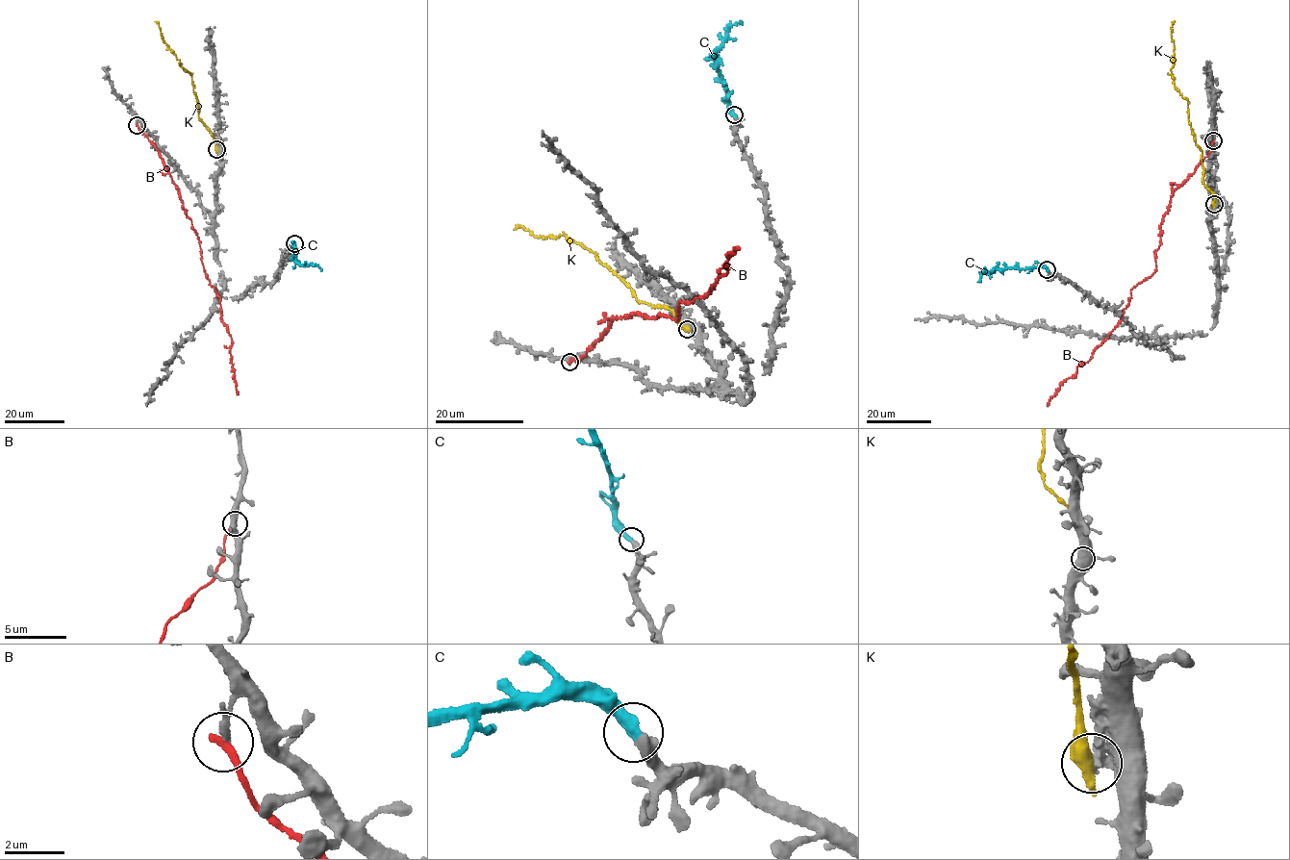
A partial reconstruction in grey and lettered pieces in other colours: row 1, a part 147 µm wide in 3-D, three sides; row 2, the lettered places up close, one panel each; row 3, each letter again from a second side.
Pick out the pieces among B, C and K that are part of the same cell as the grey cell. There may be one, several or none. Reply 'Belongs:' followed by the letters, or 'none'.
Belongs: C

